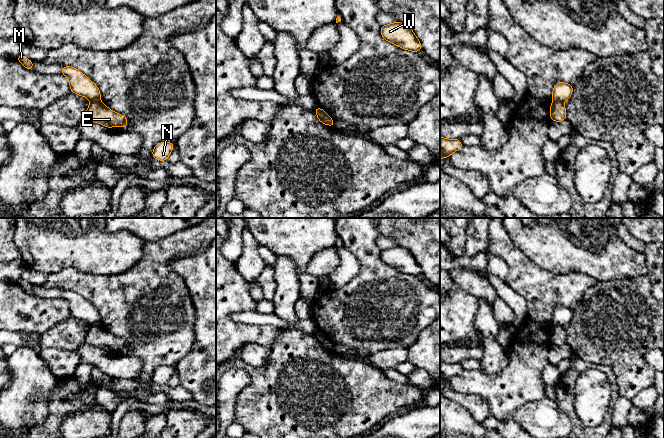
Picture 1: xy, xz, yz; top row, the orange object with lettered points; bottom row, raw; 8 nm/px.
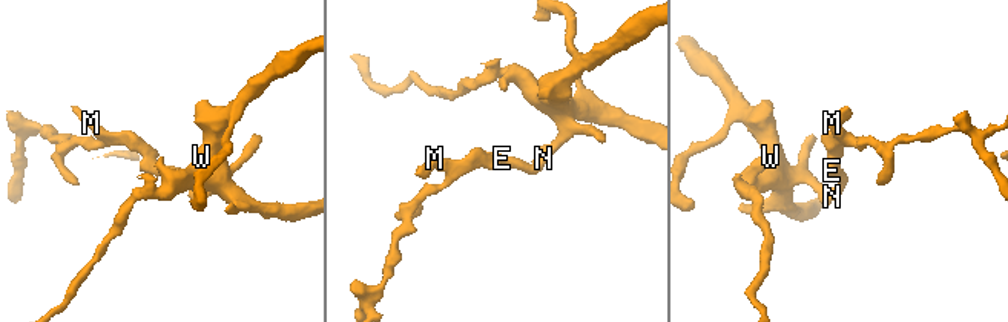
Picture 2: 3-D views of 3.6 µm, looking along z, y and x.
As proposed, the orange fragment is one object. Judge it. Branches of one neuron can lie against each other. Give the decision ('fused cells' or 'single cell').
fused cells

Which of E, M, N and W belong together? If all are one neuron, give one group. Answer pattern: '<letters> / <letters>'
E N W / M

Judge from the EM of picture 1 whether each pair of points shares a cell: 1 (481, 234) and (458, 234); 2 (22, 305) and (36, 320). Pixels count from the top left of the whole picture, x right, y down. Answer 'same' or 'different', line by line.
1: different
2: same

